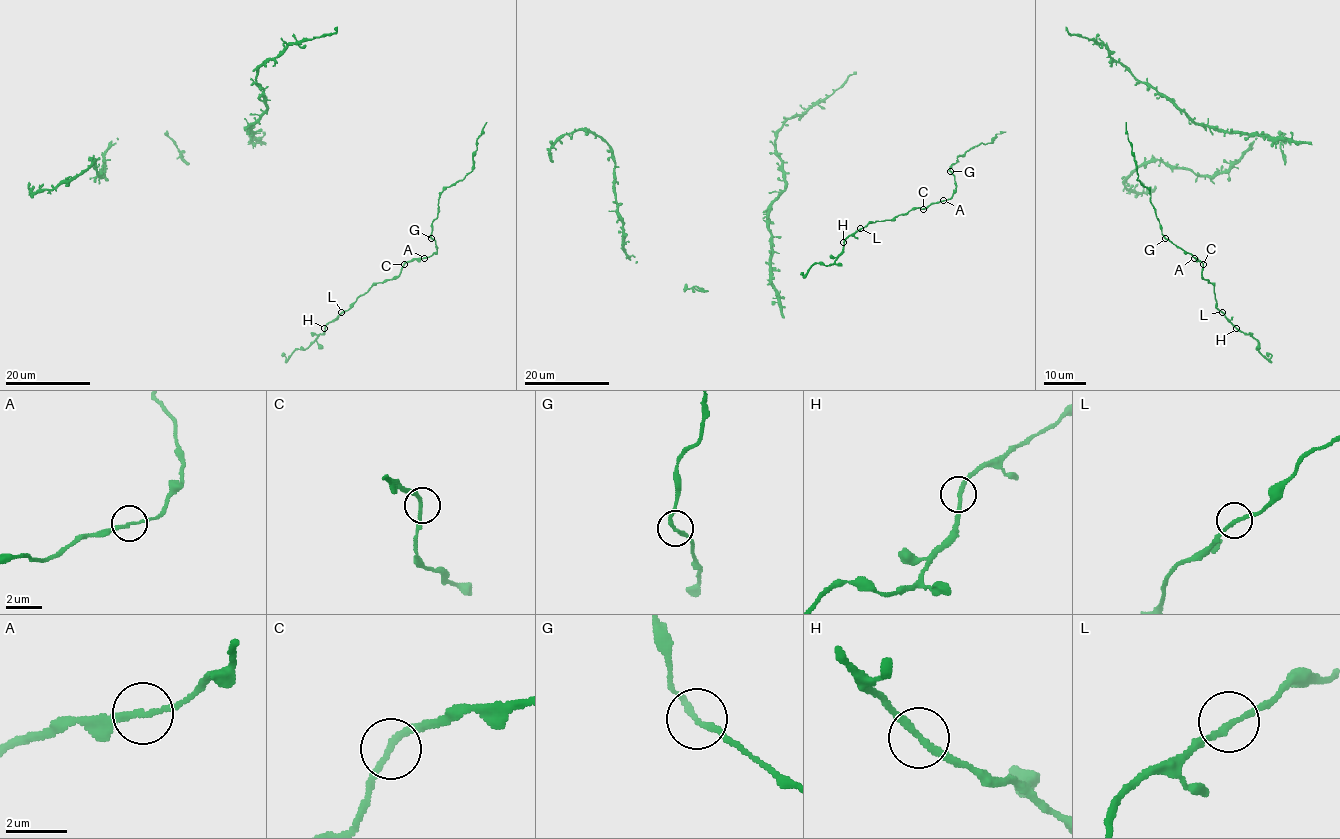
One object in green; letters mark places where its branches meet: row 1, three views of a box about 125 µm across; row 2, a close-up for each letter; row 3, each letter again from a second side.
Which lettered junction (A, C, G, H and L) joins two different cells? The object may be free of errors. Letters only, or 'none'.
none

